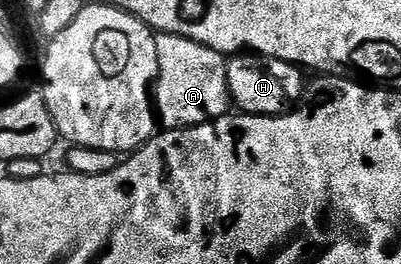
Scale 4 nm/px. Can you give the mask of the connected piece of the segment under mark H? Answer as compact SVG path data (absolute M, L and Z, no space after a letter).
M236 54L227 60L227 85L231 103L248 116L281 116L292 111L305 91L304 73L298 64L290 64L275 56Z

